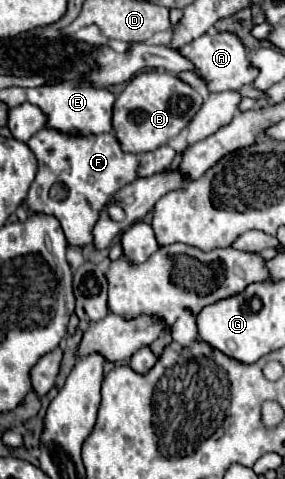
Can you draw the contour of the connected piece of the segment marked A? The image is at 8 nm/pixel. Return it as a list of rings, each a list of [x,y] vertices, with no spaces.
[[[217,32],[217,34],[203,34],[195,38],[193,42],[185,44],[179,50],[183,56],[187,56],[197,72],[207,80],[209,92],[223,92],[223,90],[237,90],[239,84],[253,84],[253,80],[259,74],[259,68],[255,68],[249,60],[249,50],[243,44],[243,40],[233,32]]]

